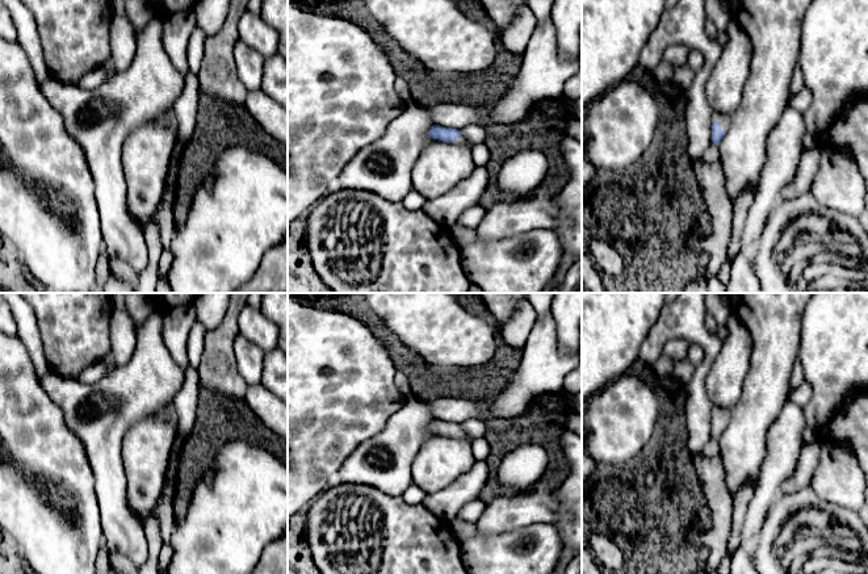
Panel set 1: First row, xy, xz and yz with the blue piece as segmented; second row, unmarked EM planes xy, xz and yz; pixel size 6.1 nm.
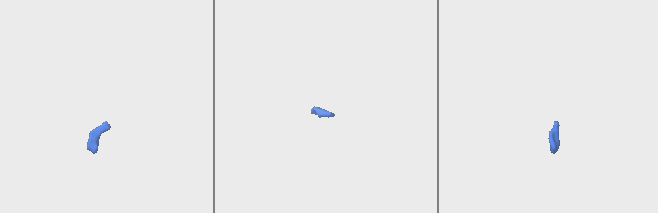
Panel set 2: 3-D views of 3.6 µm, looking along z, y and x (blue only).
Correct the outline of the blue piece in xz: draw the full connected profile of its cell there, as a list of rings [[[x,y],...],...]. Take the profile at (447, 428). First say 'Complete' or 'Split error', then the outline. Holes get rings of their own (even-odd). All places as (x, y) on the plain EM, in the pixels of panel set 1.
Split error. [[[433,419],[429,423],[428,428],[433,433],[439,433],[439,435],[443,435],[443,436],[453,436],[456,439],[469,439],[469,435],[457,423],[444,422],[444,420],[440,420],[440,419]]]

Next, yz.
Split error. [[[714,408],[712,415],[712,436],[718,437],[730,419],[730,410],[727,408]]]

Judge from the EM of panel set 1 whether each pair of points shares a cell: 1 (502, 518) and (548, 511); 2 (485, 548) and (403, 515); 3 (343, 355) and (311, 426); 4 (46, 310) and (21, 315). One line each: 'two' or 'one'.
1: one
2: two
3: one
4: two

